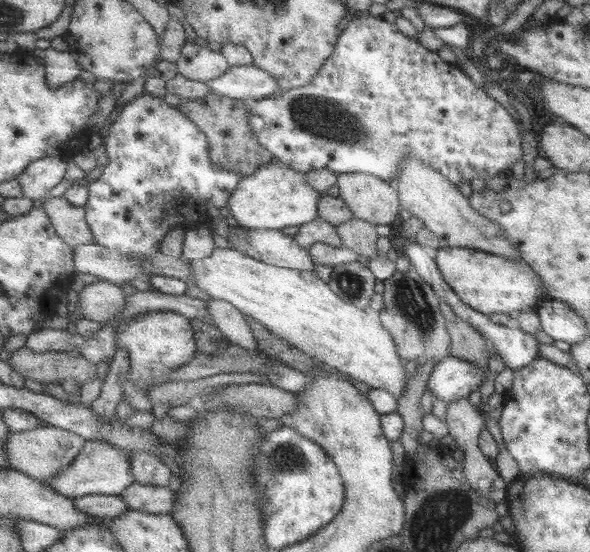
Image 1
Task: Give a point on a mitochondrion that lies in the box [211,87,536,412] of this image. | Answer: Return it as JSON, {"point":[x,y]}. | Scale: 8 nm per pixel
{"point":[321,116]}

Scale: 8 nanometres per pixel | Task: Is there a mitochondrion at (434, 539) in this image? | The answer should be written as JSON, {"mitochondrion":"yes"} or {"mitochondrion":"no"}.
{"mitochondrion":"yes"}

